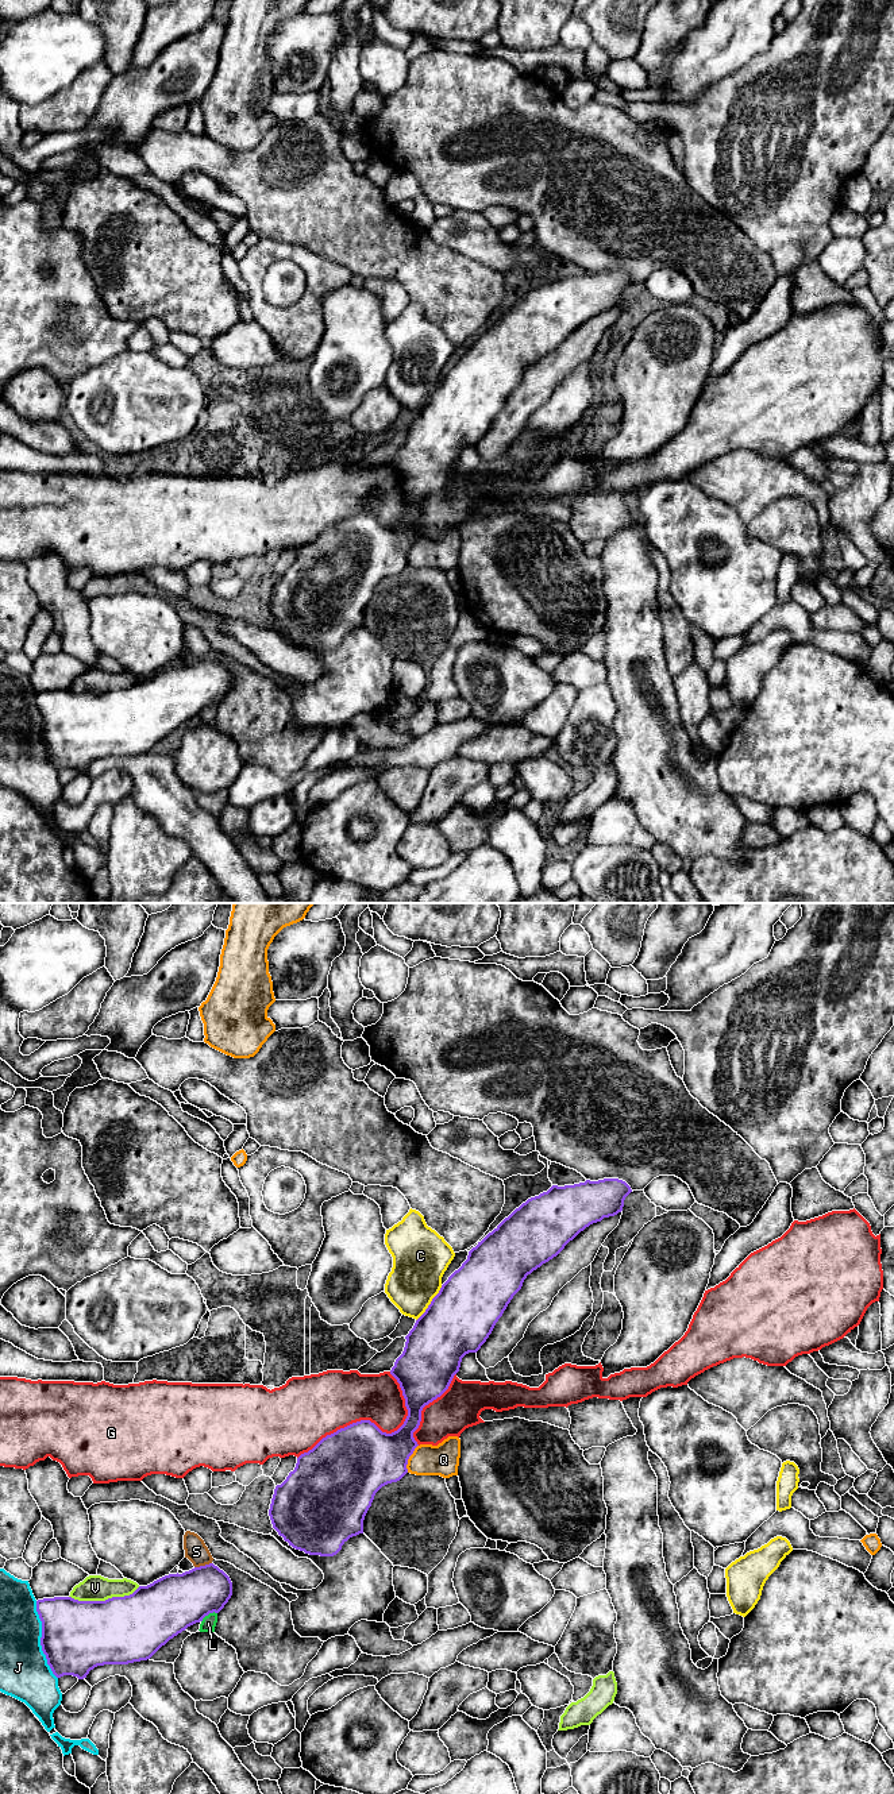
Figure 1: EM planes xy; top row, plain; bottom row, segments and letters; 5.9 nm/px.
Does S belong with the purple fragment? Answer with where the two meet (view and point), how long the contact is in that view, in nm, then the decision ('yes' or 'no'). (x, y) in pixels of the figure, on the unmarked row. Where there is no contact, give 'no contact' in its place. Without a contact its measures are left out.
xy (203, 659) | 110 nm | yes

